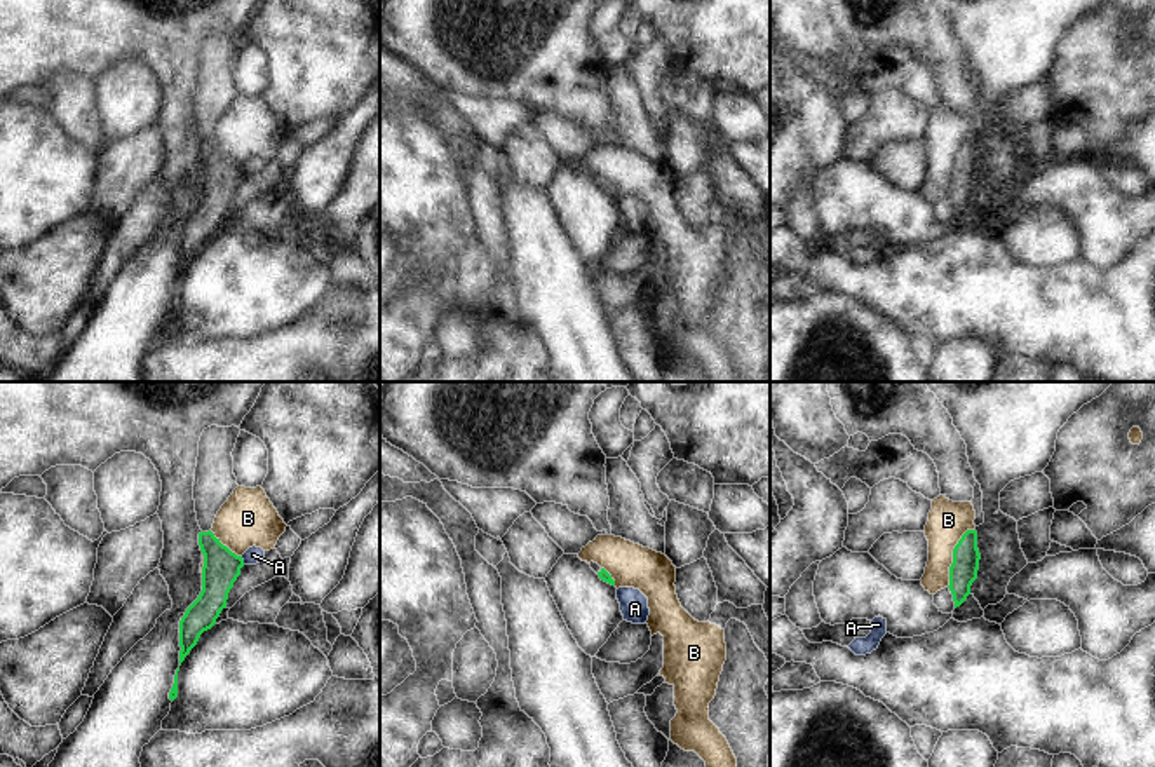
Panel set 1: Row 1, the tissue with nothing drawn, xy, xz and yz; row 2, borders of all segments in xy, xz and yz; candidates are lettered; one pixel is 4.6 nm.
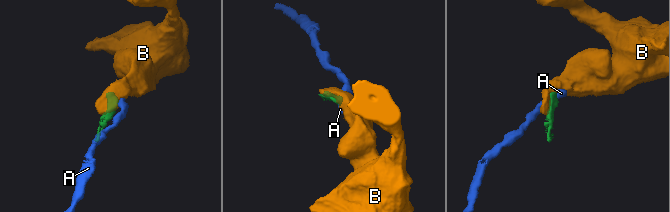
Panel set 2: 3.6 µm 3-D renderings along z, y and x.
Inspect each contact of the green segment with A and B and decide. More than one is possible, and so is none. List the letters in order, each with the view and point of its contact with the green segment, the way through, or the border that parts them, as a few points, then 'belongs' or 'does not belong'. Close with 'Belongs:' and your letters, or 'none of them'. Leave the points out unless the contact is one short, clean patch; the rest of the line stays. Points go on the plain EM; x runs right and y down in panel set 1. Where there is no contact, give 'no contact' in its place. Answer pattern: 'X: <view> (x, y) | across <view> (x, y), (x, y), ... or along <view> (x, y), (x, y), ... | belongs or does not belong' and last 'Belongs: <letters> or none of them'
A: xy (243, 169) | along xy (241, 166), (244, 173) | does not belong
B: yz (953, 164) | along yz (974, 138), (969, 138), (953, 159), (950, 192), (946, 196) | does not belong
Belongs: none of them

